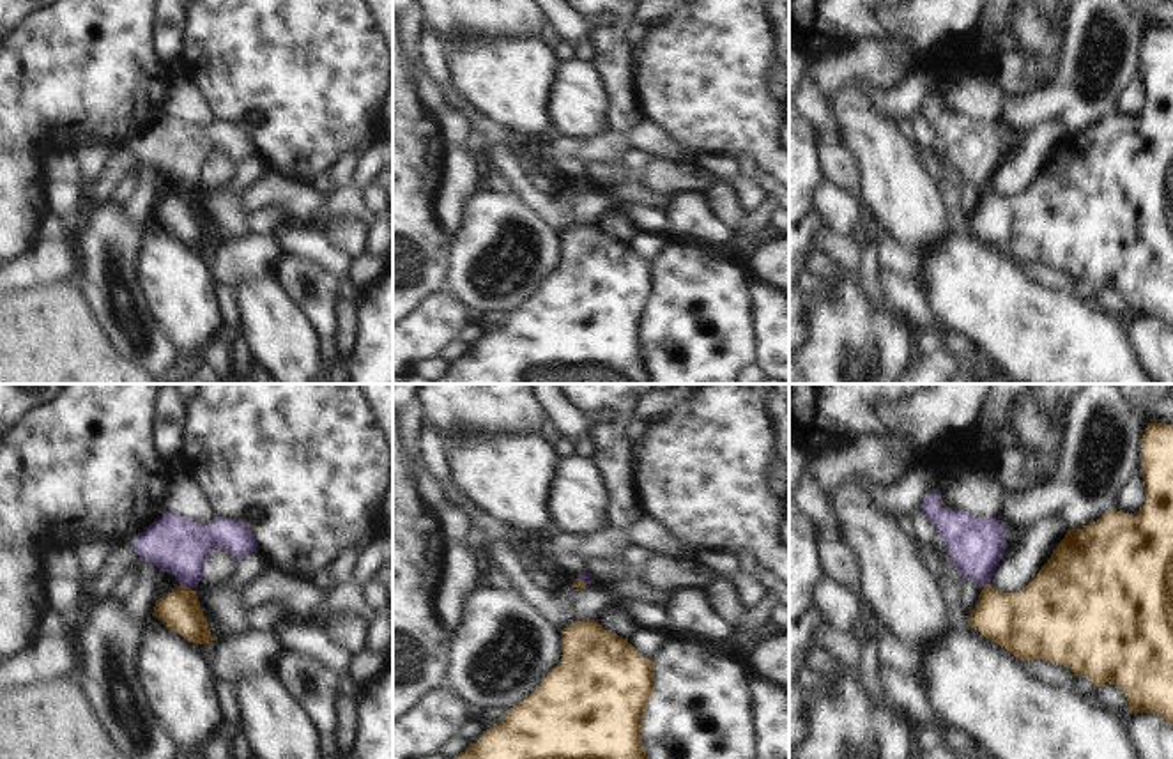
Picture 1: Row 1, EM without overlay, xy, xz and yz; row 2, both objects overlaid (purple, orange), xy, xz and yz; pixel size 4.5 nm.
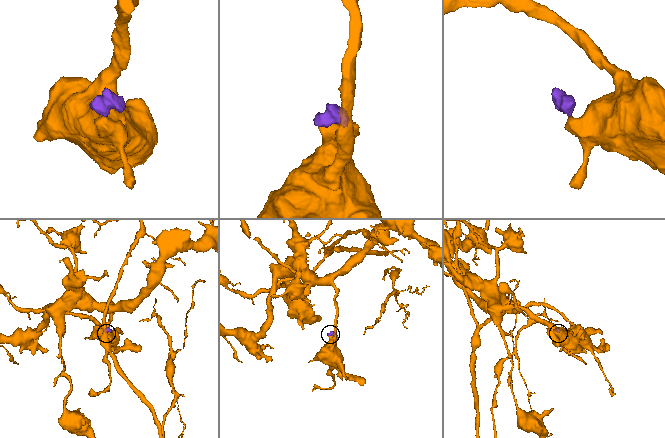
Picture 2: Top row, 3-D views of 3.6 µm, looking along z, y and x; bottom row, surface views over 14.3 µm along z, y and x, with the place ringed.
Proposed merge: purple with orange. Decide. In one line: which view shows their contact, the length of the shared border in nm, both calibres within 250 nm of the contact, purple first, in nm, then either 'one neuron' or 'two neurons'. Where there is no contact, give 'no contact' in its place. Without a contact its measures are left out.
contact in xy; length 60 nm; calibres 260 and 190 nm; two neurons

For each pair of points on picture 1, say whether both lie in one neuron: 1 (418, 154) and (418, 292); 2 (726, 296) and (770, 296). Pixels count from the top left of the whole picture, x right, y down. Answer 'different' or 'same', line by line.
1: same
2: different

